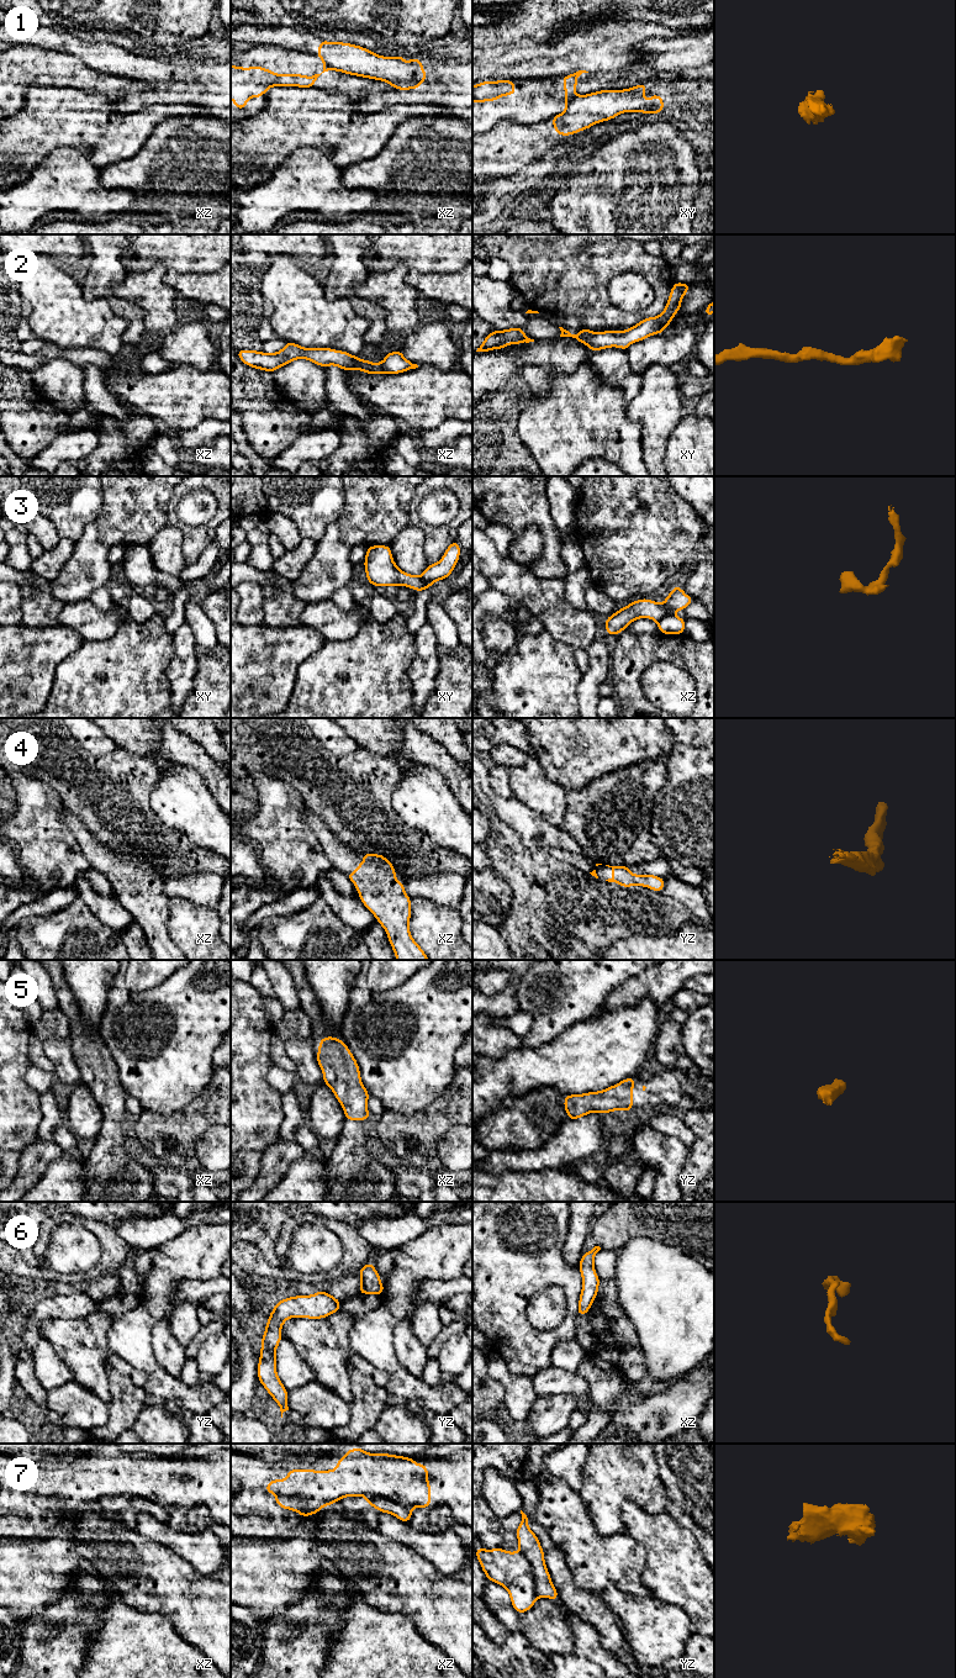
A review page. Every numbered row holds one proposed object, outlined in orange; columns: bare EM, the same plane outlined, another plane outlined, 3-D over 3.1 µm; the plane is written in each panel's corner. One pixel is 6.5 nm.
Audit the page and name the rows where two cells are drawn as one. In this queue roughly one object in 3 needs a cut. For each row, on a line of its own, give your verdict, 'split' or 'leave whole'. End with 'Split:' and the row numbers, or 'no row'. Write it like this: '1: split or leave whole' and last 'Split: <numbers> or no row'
1: split
2: leave whole
3: split
4: leave whole
5: leave whole
6: leave whole
7: split
Split: 1, 3, 7

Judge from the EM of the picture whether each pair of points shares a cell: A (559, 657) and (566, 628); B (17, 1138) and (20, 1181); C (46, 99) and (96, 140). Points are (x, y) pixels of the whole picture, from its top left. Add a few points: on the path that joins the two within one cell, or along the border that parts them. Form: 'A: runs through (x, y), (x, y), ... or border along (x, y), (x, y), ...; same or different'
A: border along (545, 629), (555, 639), (572, 648); different
B: border along (38, 1139), (28, 1144), (20, 1153); different
C: runs through (58, 111), (63, 116), (74, 117), (84, 127); same

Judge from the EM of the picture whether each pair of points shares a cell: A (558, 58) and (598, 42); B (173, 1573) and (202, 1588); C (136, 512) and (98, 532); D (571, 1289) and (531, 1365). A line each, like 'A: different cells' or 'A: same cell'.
A: same cell
B: same cell
C: same cell
D: same cell

